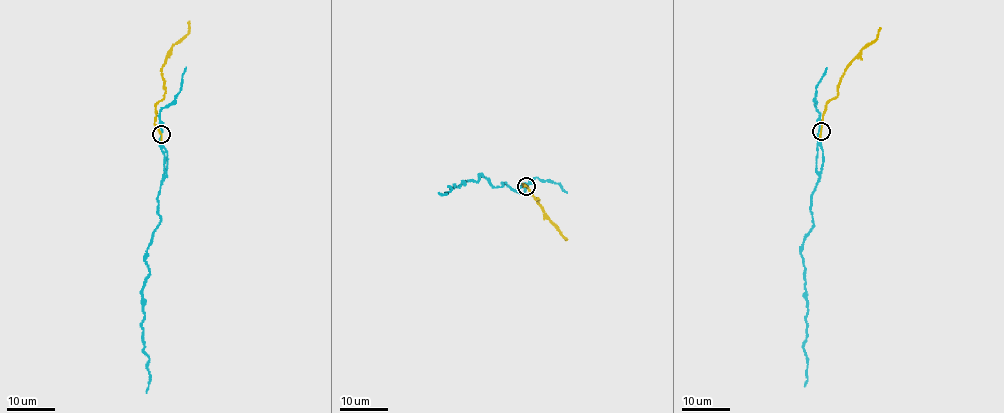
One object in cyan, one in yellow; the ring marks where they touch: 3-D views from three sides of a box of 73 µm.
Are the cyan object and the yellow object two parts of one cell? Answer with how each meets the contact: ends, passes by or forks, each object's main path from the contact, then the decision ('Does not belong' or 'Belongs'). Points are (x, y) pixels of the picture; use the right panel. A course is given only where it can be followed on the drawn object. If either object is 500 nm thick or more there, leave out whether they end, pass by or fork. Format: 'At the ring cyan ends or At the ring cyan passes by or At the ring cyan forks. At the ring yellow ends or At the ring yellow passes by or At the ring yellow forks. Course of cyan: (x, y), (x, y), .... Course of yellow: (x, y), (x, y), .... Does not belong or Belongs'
At the ring cyan passes by. At the ring yellow passes by. Course of cyan: (821, 131), (812, 227), (801, 251), (807, 313), (804, 386). Course of yellow: (821, 131), (825, 105), (834, 99), (847, 66), (877, 38), (880, 27). Belongs

